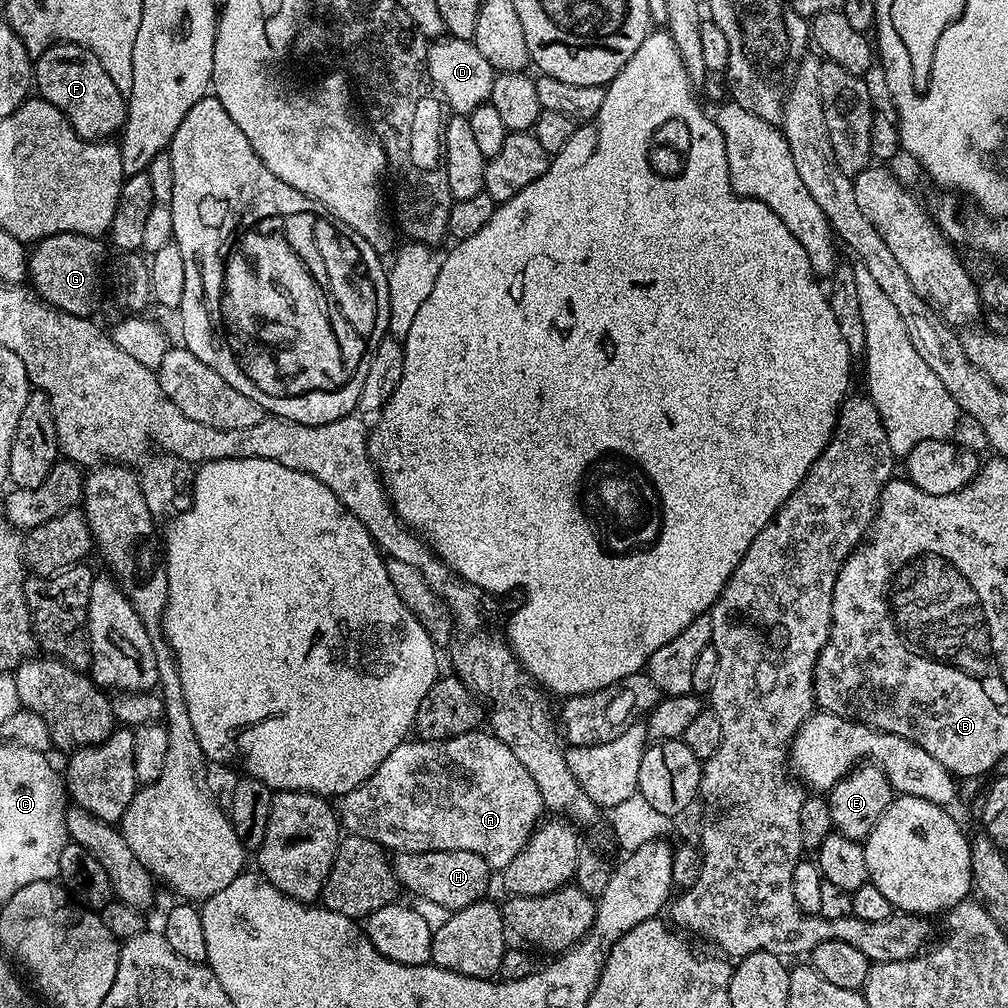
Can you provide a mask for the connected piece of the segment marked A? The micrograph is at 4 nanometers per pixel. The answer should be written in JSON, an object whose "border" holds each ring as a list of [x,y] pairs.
{"border":[[[488,730],[467,732],[461,736],[452,736],[448,740],[405,739],[403,744],[390,750],[390,754],[386,754],[386,762],[382,762],[382,766],[378,766],[378,770],[374,770],[374,774],[370,774],[370,778],[366,778],[366,782],[362,782],[362,786],[347,792],[338,804],[338,819],[345,833],[370,838],[381,844],[385,850],[391,850],[393,853],[466,850],[484,857],[484,861],[492,870],[504,869],[514,859],[514,854],[518,854],[518,850],[522,850],[522,846],[526,846],[526,842],[536,831],[545,812],[542,794],[538,792],[538,786],[534,786],[534,778],[530,778],[530,770],[526,770],[526,766],[522,766],[522,762],[518,762],[518,758],[514,758],[514,750],[510,750],[510,746],[506,746]]]}

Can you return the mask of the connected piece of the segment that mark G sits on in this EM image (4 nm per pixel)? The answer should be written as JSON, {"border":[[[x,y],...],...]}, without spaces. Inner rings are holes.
{"border":[[[63,232],[37,241],[28,261],[29,281],[41,300],[72,316],[93,315],[100,300],[104,248],[97,237]]]}

